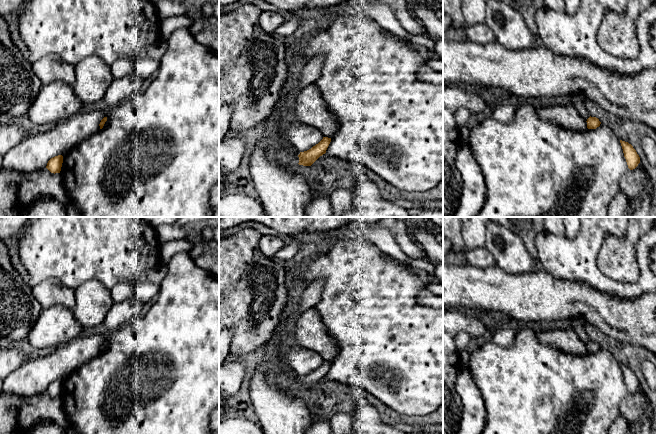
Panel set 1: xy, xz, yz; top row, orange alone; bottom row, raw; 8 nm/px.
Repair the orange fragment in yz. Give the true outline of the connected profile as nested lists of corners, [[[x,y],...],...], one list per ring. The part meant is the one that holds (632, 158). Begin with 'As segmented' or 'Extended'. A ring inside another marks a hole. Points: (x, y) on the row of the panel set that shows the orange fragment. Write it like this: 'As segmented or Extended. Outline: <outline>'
As segmented. Outline: [[[620,140],[620,143],[623,149],[624,157],[626,159],[628,168],[630,170],[635,169],[640,163],[639,155],[637,154],[633,146],[629,144],[628,142]]]

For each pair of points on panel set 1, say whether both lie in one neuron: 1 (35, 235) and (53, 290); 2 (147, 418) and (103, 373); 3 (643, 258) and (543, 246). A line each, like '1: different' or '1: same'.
1: different
2: same
3: same

